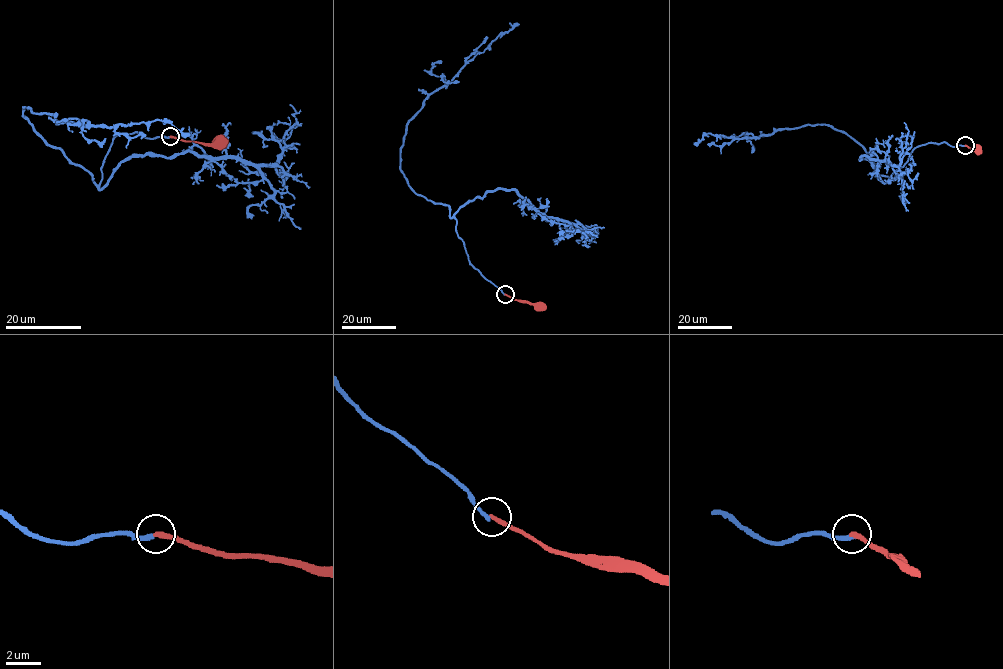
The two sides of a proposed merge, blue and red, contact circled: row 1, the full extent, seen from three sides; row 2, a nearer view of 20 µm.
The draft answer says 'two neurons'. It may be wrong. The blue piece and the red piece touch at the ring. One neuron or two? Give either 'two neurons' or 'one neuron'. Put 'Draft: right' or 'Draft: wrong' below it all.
two neurons
Draft: right

